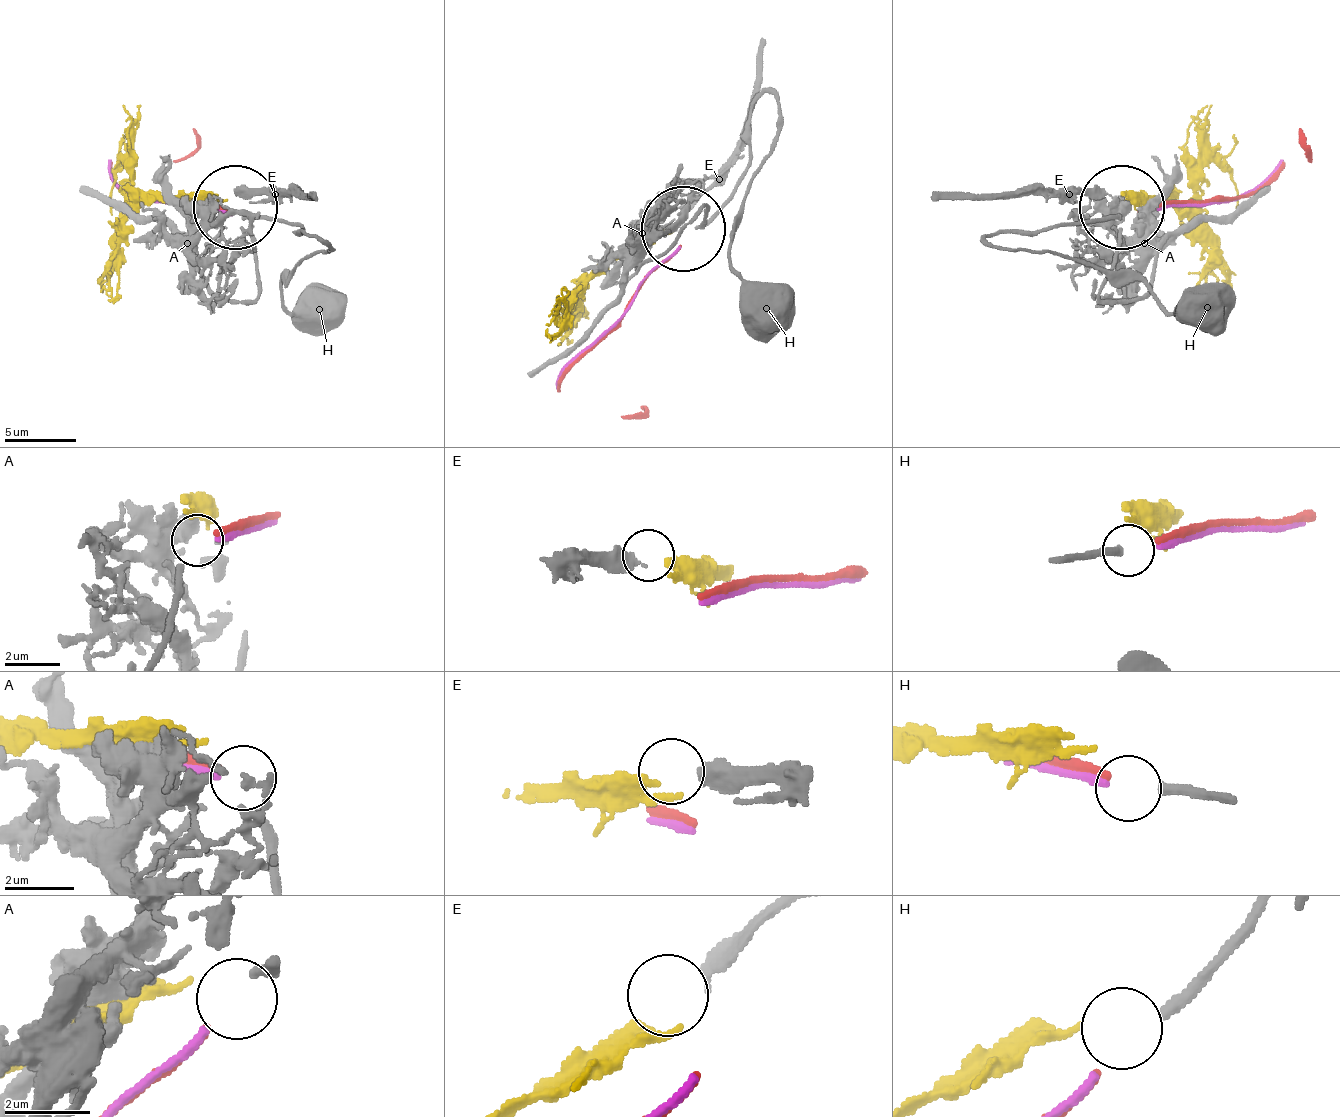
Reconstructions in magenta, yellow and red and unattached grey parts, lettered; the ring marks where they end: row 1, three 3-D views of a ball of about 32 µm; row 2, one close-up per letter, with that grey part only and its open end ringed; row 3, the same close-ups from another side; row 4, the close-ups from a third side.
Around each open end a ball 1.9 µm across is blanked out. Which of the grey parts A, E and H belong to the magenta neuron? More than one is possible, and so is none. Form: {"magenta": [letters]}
{"magenta": []}

